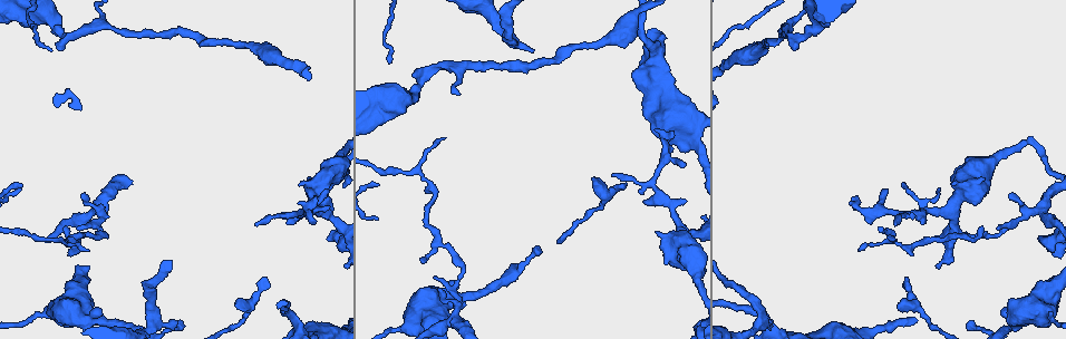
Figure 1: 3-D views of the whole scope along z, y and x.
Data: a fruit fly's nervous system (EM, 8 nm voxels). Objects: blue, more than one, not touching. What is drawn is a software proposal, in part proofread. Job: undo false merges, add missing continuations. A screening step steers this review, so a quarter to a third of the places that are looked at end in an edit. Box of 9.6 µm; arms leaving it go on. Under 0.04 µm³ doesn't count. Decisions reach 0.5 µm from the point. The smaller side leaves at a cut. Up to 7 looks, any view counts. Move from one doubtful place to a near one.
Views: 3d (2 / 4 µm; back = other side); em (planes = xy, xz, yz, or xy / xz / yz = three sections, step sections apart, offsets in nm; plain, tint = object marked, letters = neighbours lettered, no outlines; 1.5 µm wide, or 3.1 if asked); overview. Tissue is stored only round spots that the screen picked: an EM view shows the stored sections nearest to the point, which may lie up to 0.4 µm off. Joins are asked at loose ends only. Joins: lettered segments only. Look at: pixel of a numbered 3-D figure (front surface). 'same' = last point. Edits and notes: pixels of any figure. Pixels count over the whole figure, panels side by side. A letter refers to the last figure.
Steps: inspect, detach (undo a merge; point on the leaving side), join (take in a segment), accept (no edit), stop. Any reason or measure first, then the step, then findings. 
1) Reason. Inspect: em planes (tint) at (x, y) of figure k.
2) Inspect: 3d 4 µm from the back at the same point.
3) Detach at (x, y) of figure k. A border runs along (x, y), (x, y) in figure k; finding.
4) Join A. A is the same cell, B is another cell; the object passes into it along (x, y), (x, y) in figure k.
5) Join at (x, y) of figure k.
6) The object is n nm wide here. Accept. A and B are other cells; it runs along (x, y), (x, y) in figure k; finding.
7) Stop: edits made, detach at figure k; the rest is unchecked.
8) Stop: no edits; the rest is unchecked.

Tapers out. Inspect: em xz step 8 (tint) at (531, 53) of figure 1.

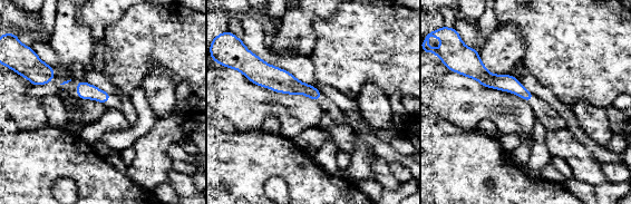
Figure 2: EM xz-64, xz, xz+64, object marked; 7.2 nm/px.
Inspect: em planes (letters) at the same point.

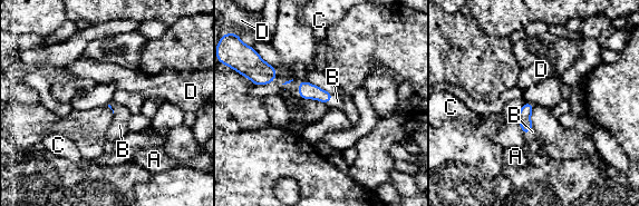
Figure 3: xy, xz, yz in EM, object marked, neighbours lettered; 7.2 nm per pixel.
Join B. B is the same cell, A, C and D are other cells; the object passes into it along (307, 90), (331, 98), (337, 101) in figure 3; the cell continues.

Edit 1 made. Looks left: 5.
Redraw. Inspect: overview.

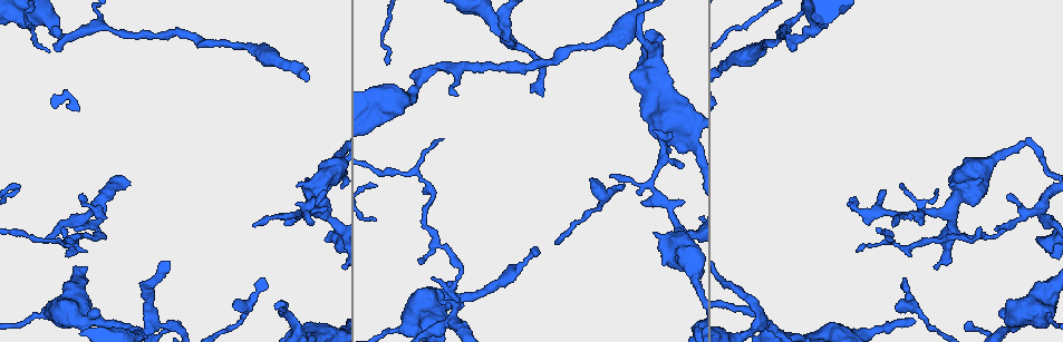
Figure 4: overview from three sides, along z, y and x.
Free end. Inspect: 3d 4 µm from the back at (414, 75) of figure 4.

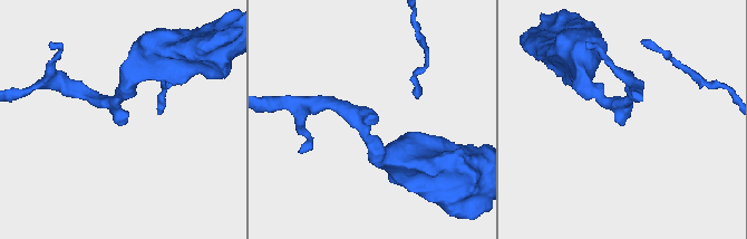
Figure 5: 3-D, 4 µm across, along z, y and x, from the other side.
The arms are 170, 260 nm wide; now the EM. Inspect: em planes (letters) at (122, 124) of figure 5.

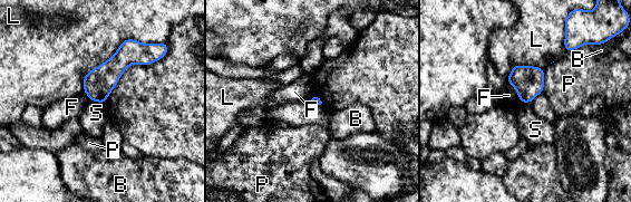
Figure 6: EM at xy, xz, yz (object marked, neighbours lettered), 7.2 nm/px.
Accept. B, F, L, P and S are other cells; a border runs along (90, 99), (104, 104) in figure 6; no lettered segment goes on from it.

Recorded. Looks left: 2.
Branch stops here. Inspect: 3d 2 µm from the back at (643, 202) of figure 4.

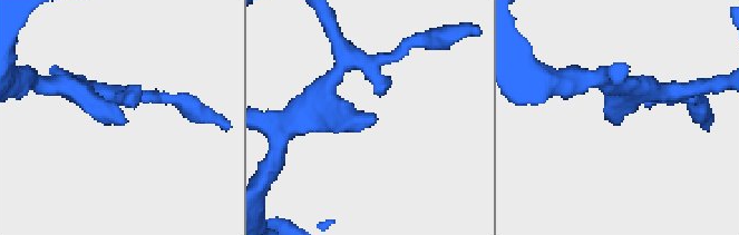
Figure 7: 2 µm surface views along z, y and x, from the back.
Now the EM. Inspect: em planes (letters) at (618, 122) of figure 7.

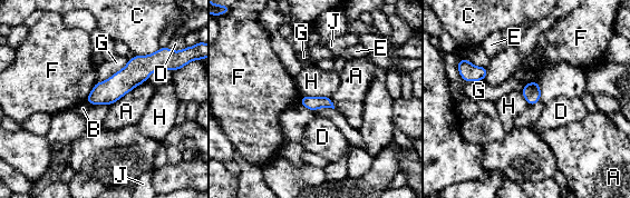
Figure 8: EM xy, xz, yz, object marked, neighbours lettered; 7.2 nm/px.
Accept. A, B, C, D, E, F, G, H and J are other cells; a border runs along (329, 96), (301, 97) in figure 8; none of them fits.

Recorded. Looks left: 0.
Stop: edits made, join at figure 3; the rest is unchecked.

